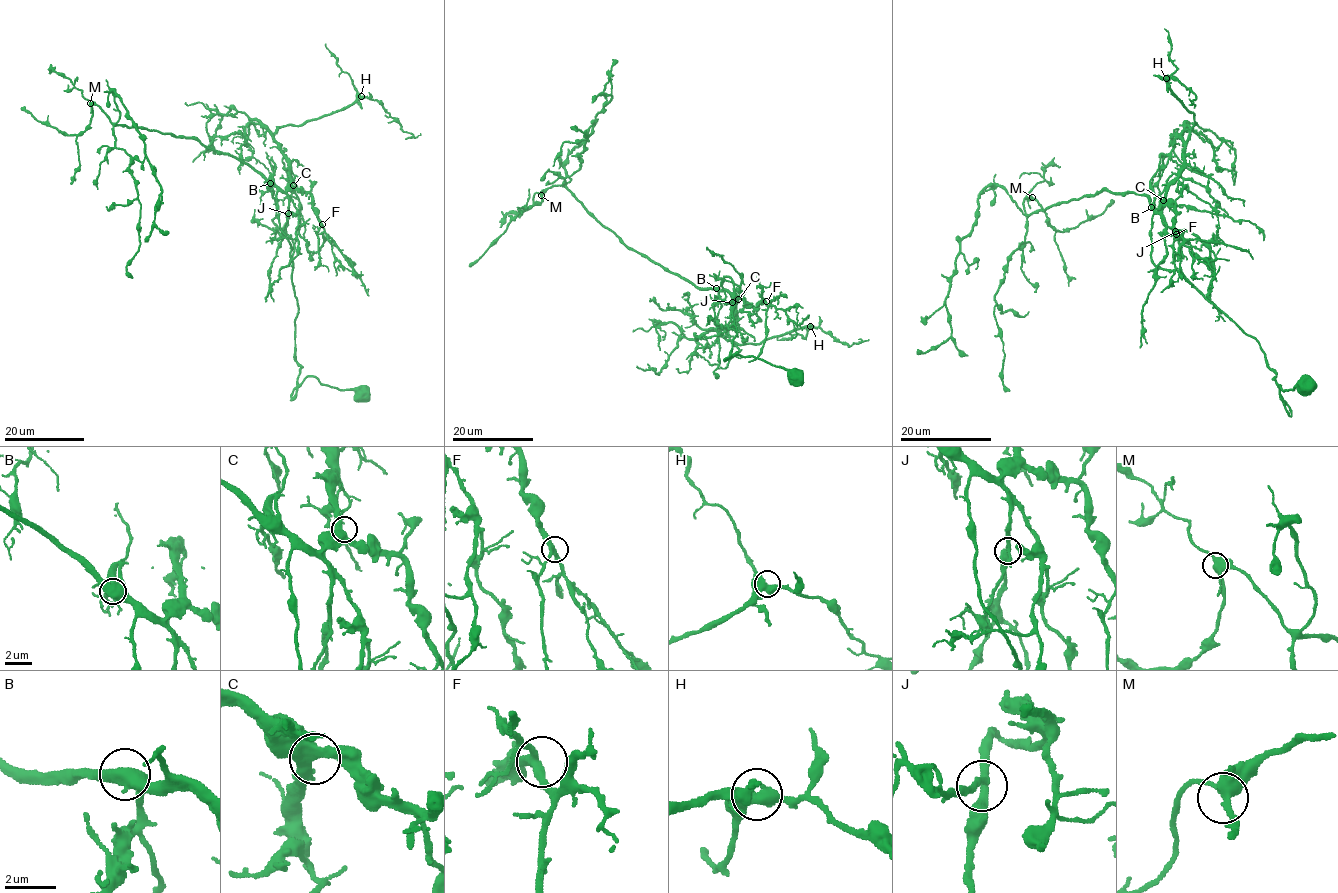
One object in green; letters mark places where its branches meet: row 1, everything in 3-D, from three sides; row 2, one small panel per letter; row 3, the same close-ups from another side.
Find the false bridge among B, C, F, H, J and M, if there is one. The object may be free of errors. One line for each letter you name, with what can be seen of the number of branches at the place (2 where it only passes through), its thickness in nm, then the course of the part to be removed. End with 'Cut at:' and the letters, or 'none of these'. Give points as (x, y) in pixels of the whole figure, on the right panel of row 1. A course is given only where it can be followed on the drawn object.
Cut at: none of these

